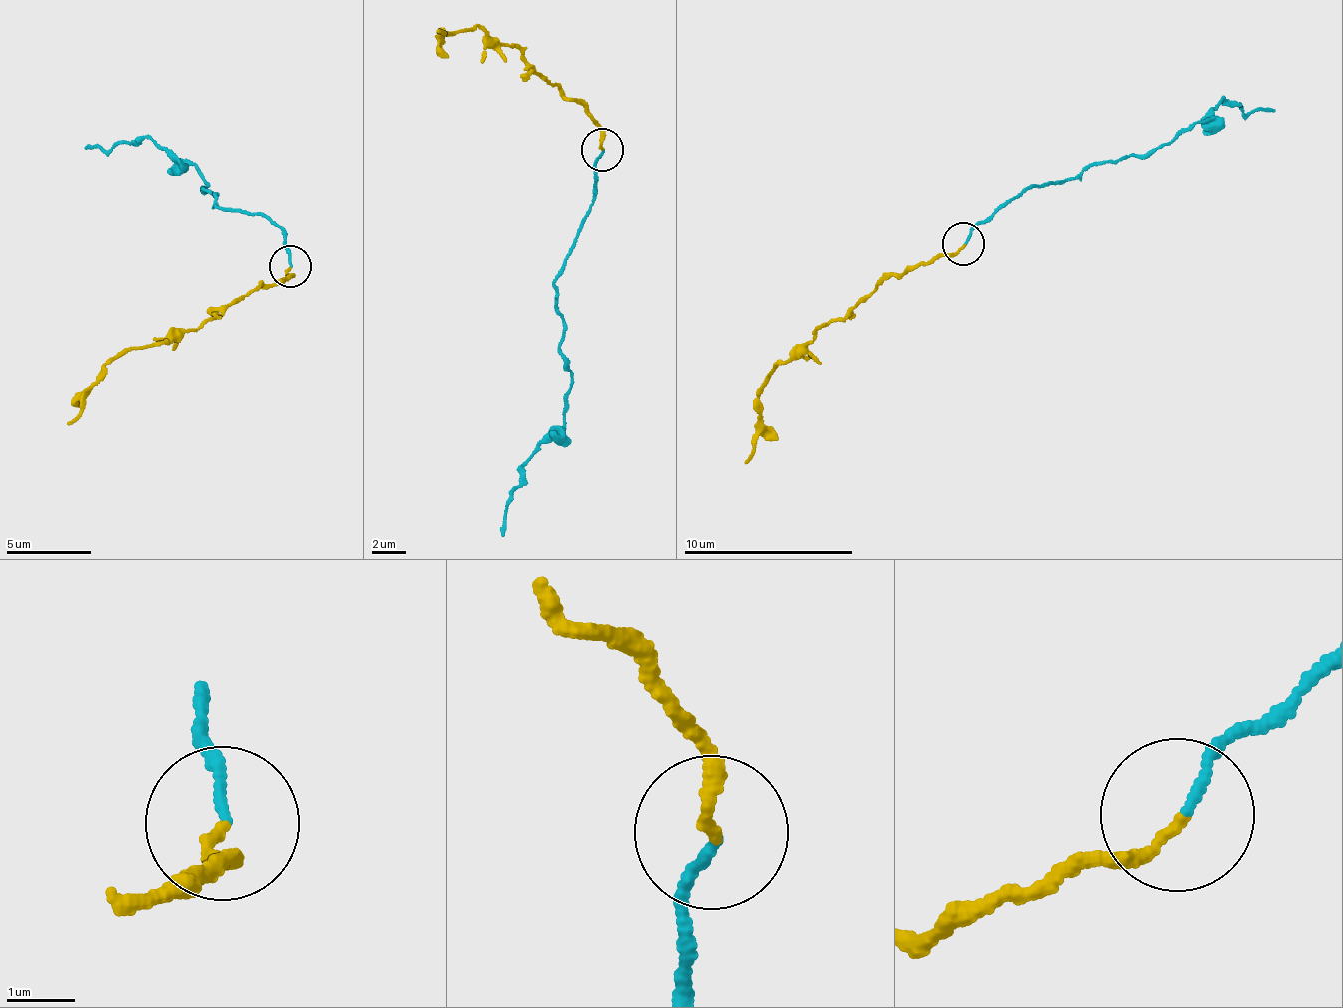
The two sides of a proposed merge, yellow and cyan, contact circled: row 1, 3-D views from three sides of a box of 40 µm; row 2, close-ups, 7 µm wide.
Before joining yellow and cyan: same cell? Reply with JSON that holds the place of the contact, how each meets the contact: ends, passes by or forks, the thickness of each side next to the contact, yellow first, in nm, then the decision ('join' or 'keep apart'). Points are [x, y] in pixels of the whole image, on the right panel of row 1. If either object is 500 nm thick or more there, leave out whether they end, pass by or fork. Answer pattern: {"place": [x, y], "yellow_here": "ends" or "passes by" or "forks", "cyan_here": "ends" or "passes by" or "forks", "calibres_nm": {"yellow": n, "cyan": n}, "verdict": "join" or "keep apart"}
{"place": [963, 244], "yellow_here": "ends", "cyan_here": "ends", "calibres_nm": {"yellow": 140, "cyan": 120}, "verdict": "keep apart"}

